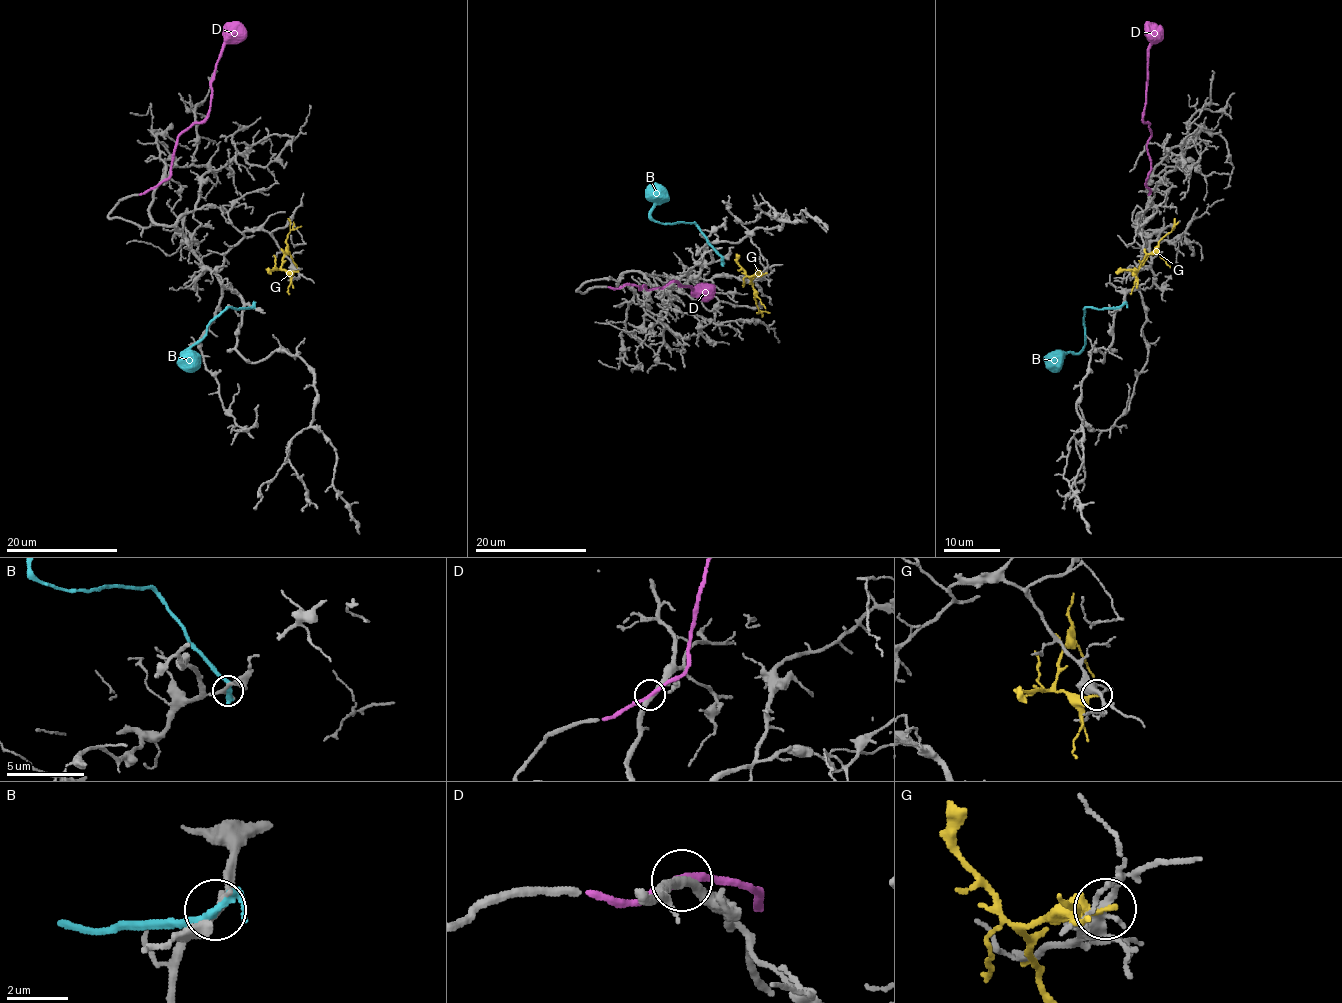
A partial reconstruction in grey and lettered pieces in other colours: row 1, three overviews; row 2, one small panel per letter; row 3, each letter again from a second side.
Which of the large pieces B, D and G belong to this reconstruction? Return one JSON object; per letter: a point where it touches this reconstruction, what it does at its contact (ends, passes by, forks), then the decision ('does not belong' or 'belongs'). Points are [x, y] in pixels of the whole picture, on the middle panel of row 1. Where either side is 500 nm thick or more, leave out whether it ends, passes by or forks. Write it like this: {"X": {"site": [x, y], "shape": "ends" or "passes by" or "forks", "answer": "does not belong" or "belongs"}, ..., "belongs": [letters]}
{"B": {"site": [722, 260], "shape": "passes by", "answer": "does not belong"}, "D": {"site": [625, 285], "shape": "passes by", "answer": "belongs"}, "G": {"site": [765, 273], "shape": "ends", "answer": "does not belong"}, "belongs": ["D"]}

